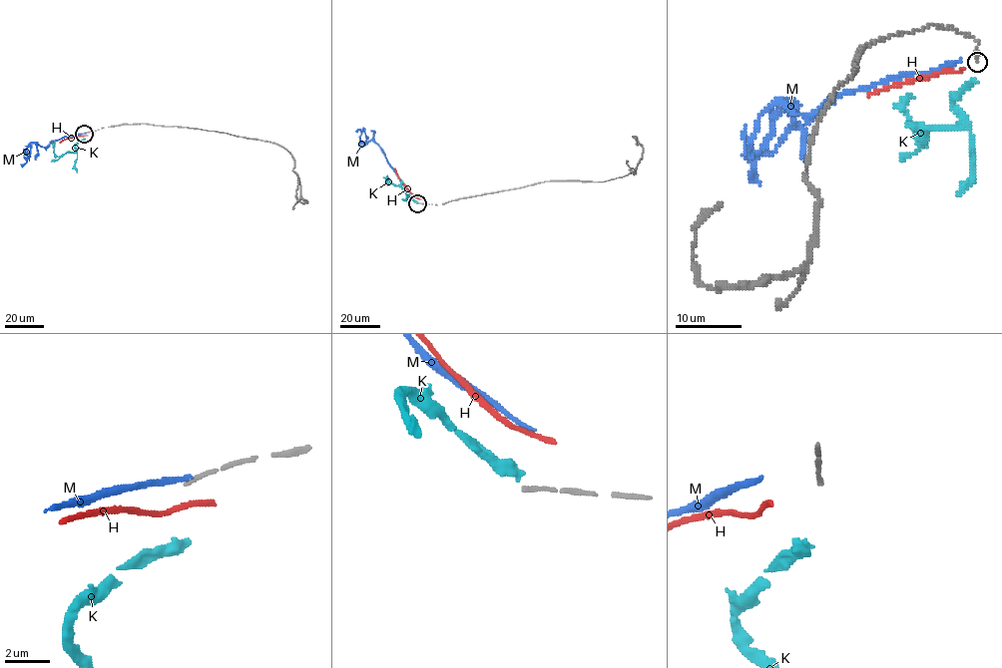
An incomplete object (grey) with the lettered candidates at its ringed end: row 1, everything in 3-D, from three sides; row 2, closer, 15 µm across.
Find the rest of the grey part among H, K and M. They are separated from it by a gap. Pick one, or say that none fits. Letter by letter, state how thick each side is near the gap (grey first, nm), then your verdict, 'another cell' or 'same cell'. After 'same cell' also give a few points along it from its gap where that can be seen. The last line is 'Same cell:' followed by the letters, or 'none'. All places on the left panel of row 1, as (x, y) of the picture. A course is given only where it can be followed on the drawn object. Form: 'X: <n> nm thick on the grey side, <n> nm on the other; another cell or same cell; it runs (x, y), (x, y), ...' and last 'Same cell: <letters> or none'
H: 180 nm thick on the grey side, 300 nm on the other; another cell
K: 180 nm thick on the grey side, 480 nm on the other; another cell
M: 180 nm thick on the grey side, 200 nm on the other; another cell
Same cell: none

